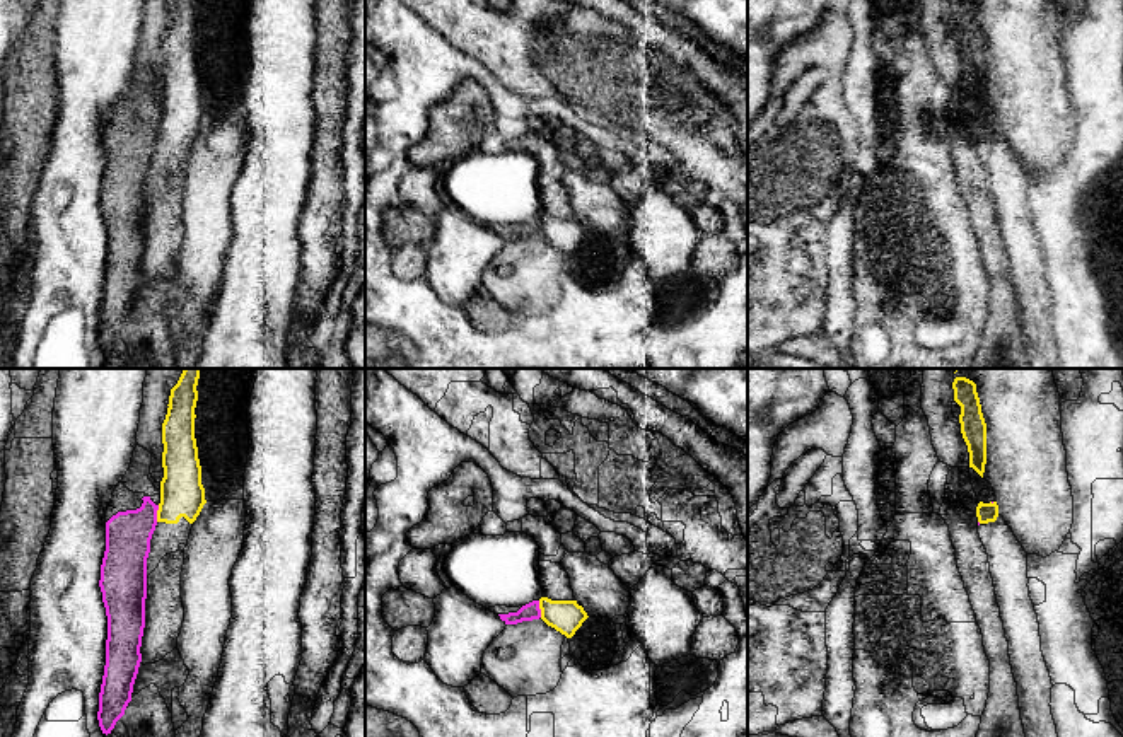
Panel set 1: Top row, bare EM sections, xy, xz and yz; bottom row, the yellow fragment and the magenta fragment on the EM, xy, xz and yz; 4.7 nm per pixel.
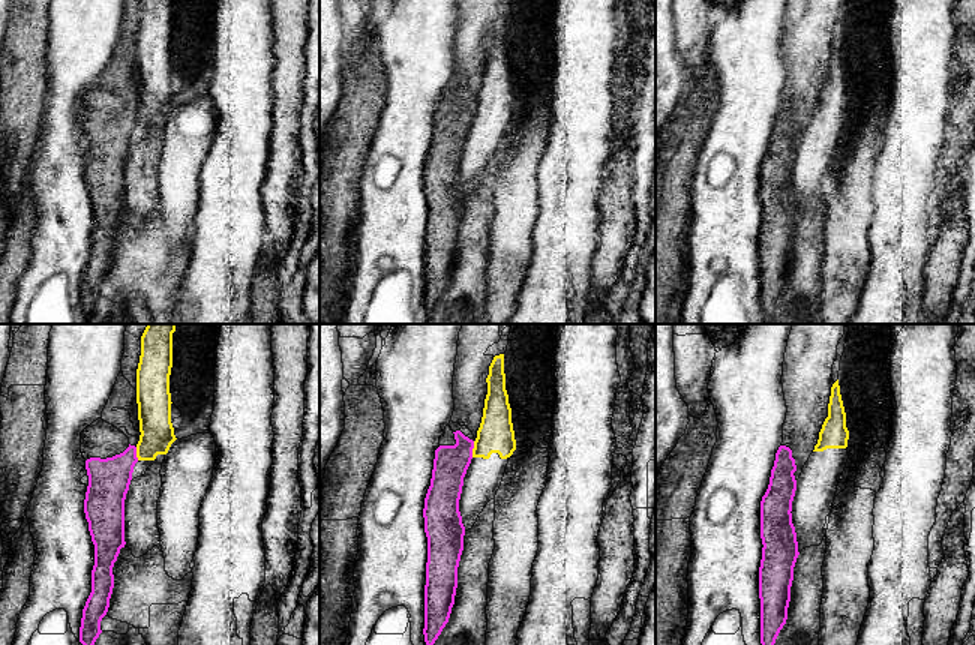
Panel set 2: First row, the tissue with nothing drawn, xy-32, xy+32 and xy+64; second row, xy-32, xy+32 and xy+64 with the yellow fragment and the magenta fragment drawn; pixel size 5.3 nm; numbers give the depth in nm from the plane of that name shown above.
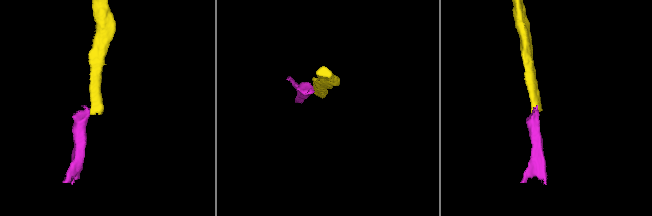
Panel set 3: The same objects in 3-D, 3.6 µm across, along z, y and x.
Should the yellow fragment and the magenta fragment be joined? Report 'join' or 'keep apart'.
keep apart

